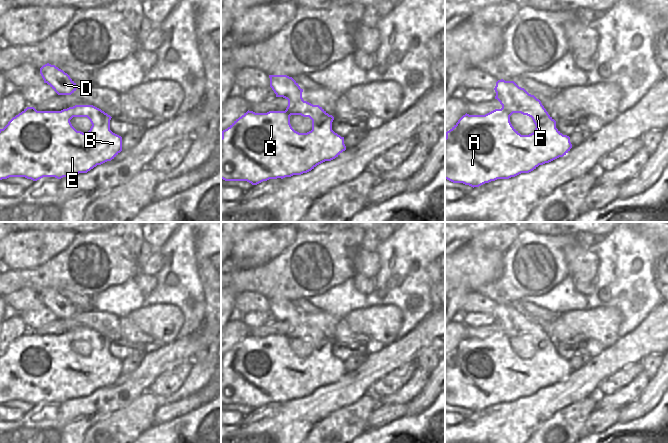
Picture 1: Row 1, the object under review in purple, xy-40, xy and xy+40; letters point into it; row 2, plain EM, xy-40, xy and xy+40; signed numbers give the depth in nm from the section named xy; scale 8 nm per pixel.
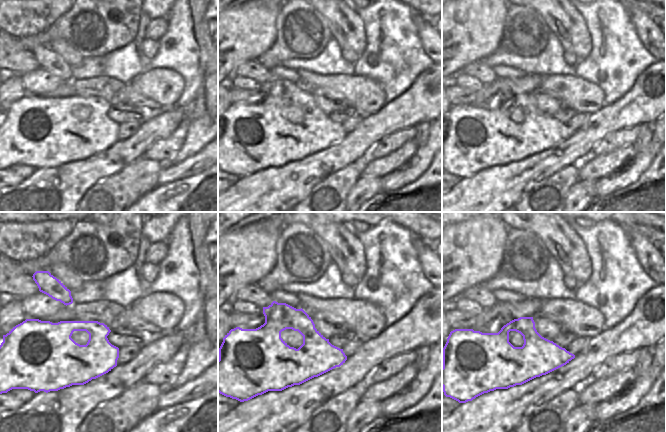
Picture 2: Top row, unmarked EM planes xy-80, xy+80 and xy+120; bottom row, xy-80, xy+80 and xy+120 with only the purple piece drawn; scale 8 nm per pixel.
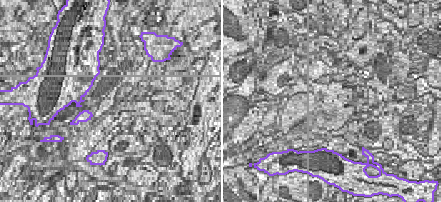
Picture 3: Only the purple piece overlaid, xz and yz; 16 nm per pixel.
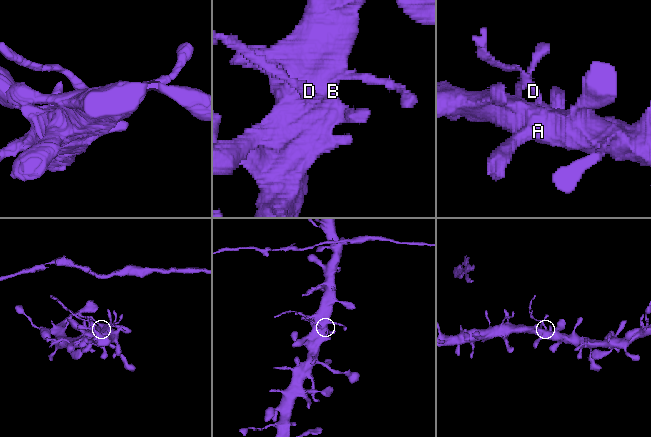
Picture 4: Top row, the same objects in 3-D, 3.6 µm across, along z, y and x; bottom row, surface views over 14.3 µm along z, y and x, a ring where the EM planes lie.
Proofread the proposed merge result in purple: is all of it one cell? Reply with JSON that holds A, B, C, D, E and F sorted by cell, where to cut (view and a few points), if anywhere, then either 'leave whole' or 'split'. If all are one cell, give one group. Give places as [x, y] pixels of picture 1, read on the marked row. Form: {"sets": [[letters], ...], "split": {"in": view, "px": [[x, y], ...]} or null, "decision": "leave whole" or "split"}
{"sets": [["A", "B", "C", "E", "F"], ["D"]], "split": {"in": "xy+40", "px": [[528, 93], [526, 100], [502, 105]]}, "decision": "split"}

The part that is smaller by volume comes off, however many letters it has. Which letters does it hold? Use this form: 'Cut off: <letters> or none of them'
Cut off: D

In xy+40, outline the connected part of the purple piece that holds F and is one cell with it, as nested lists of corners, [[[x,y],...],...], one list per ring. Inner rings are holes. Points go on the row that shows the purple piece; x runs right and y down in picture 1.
[[[528,94],[527,101],[513,103],[511,107],[505,102],[501,109],[495,109],[485,115],[463,115],[458,122],[446,132],[445,137],[445,179],[453,183],[463,183],[471,187],[479,187],[497,179],[509,179],[521,173],[529,173],[539,165],[549,163],[566,155],[572,144],[570,137],[563,135],[556,128],[556,121],[548,114],[541,101]],[[521,113],[532,118],[536,128],[529,135],[521,135],[511,124],[510,116]]]

